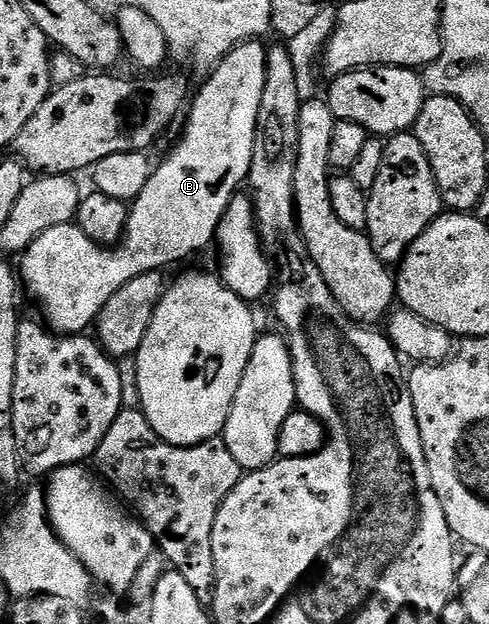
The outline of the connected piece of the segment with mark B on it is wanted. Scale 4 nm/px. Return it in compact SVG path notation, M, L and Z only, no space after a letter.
M249 39L245 43L241 43L237 48L233 48L221 60L221 63L209 72L206 84L202 86L197 92L197 97L192 100L187 108L187 116L189 112L189 121L185 124L185 133L181 136L181 141L173 148L173 153L166 158L160 165L159 163L154 167L152 174L149 175L147 186L143 186L143 190L137 196L136 200L132 201L129 210L129 221L125 227L125 235L123 242L116 246L106 246L97 244L91 238L87 238L87 234L83 234L83 230L77 227L76 223L64 224L63 226L51 226L51 230L43 230L43 234L39 234L39 238L35 238L35 242L31 242L31 246L25 249L23 255L20 257L21 268L19 264L19 276L25 284L29 287L29 292L35 299L41 303L41 308L45 311L44 319L51 325L52 331L58 334L81 334L86 331L85 328L96 321L97 316L103 310L103 306L107 306L107 302L111 298L111 294L115 294L127 282L131 282L131 278L139 278L139 274L147 274L148 272L160 272L168 269L168 264L177 264L180 260L185 260L188 256L193 256L196 252L204 250L208 244L214 243L217 235L217 227L223 218L223 214L227 210L227 206L231 202L231 198L238 195L237 188L246 183L249 178L249 171L251 170L251 162L253 161L253 147L255 146L255 138L257 137L257 119L259 118L259 102L263 102L263 86L267 78L267 58L269 53L266 45L261 45L260 39Z

